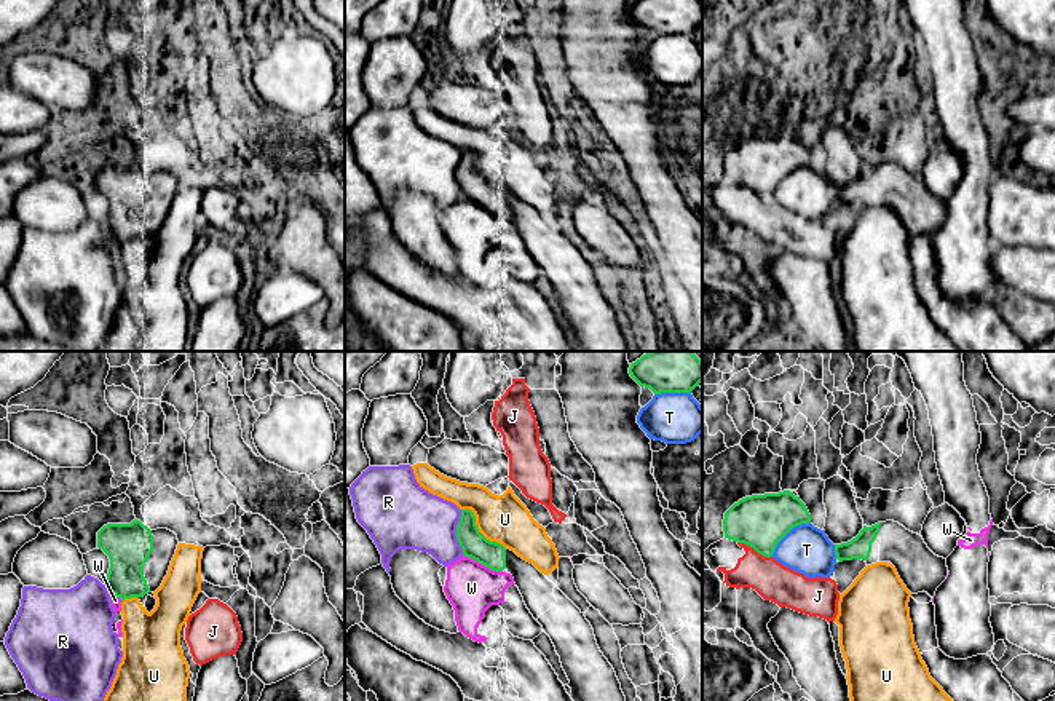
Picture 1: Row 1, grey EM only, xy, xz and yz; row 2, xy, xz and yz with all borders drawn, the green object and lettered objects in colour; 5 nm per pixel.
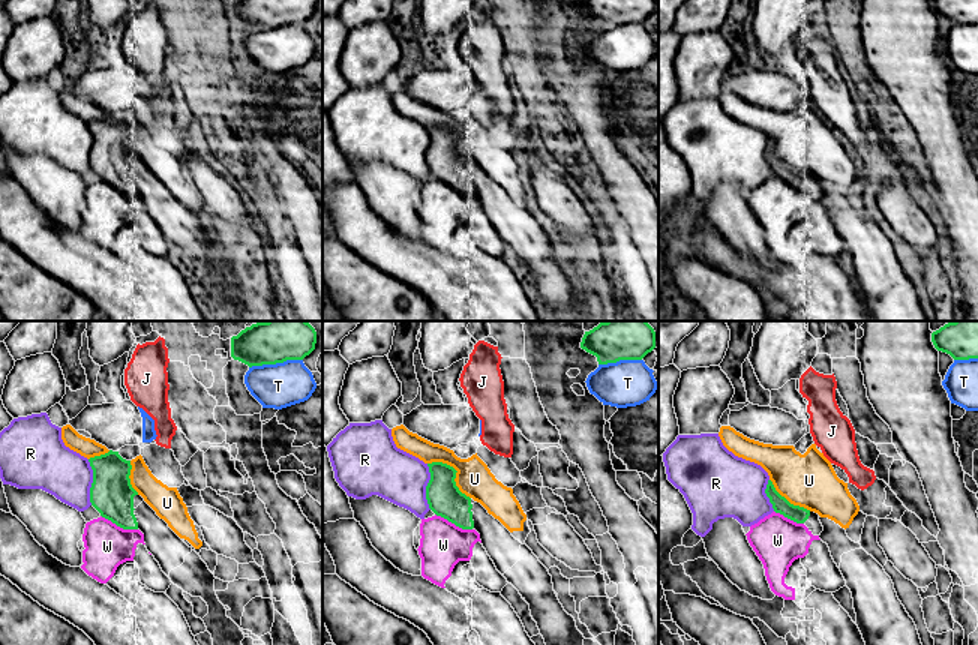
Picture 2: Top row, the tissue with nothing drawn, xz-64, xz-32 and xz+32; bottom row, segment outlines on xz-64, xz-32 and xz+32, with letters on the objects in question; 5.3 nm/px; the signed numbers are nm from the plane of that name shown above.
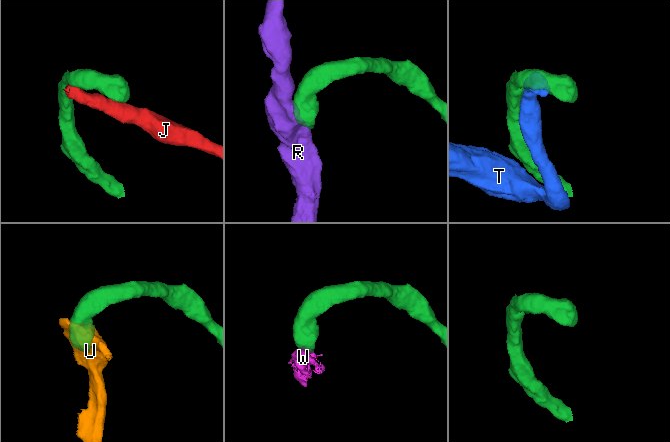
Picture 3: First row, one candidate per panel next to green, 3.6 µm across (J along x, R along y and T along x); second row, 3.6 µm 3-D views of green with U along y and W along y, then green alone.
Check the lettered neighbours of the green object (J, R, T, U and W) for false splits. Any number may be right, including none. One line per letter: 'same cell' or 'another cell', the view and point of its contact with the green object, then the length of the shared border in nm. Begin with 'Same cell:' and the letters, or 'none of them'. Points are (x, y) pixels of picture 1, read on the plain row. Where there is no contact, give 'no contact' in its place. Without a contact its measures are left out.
Same cell: none of them
J: another cell; meets green in yz at (754, 190); contact 190 nm long
R: another cell; meets green in xz at (455, 174); contact 240 nm long
T: another cell; meets green in yz at (787, 174); contact 280 nm long
U: another cell; meets green in xz at (478, 171); contact 300 nm long
W: another cell; meets green in xz at (482, 206); contact 220 nm long

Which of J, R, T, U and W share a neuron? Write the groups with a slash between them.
J / R / T / U / W

